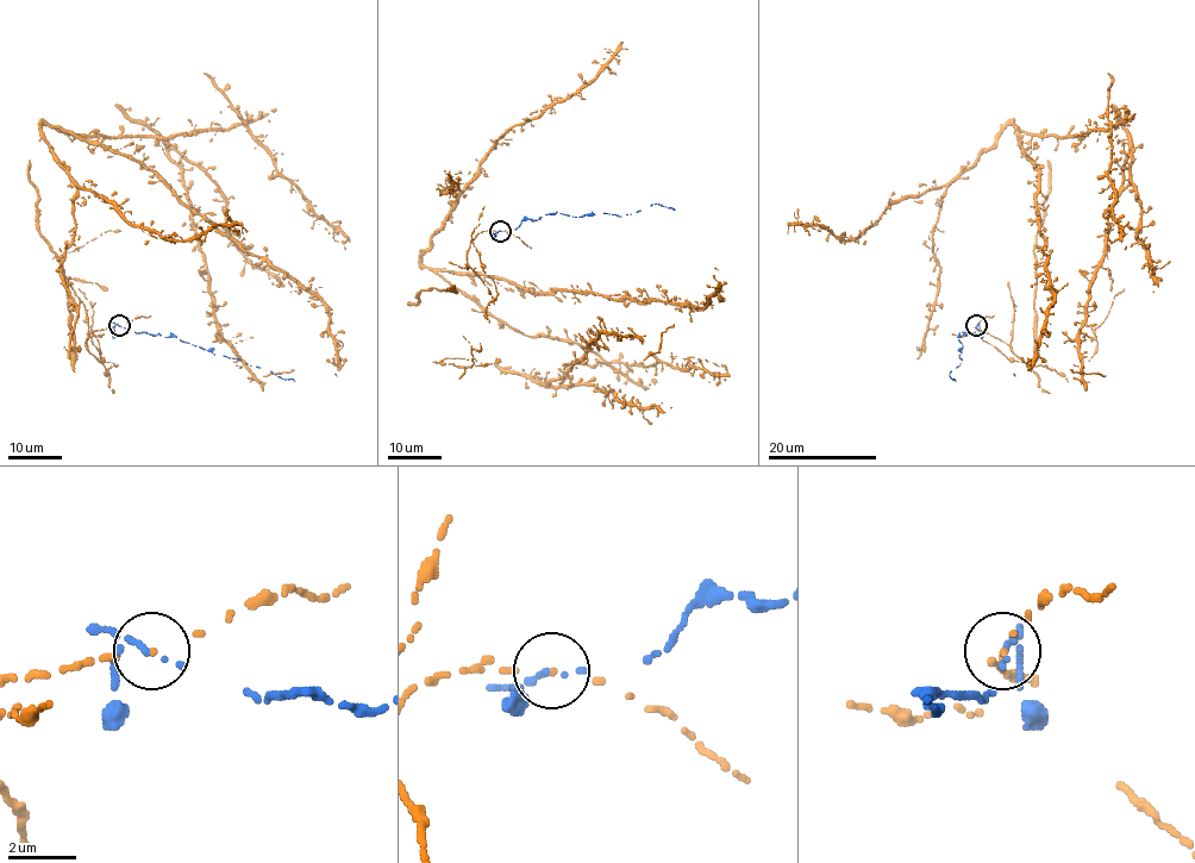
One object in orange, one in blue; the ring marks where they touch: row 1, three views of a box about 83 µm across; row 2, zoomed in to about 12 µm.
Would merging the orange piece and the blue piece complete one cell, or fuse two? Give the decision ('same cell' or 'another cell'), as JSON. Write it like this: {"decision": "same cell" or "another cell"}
{"decision": "another cell"}

